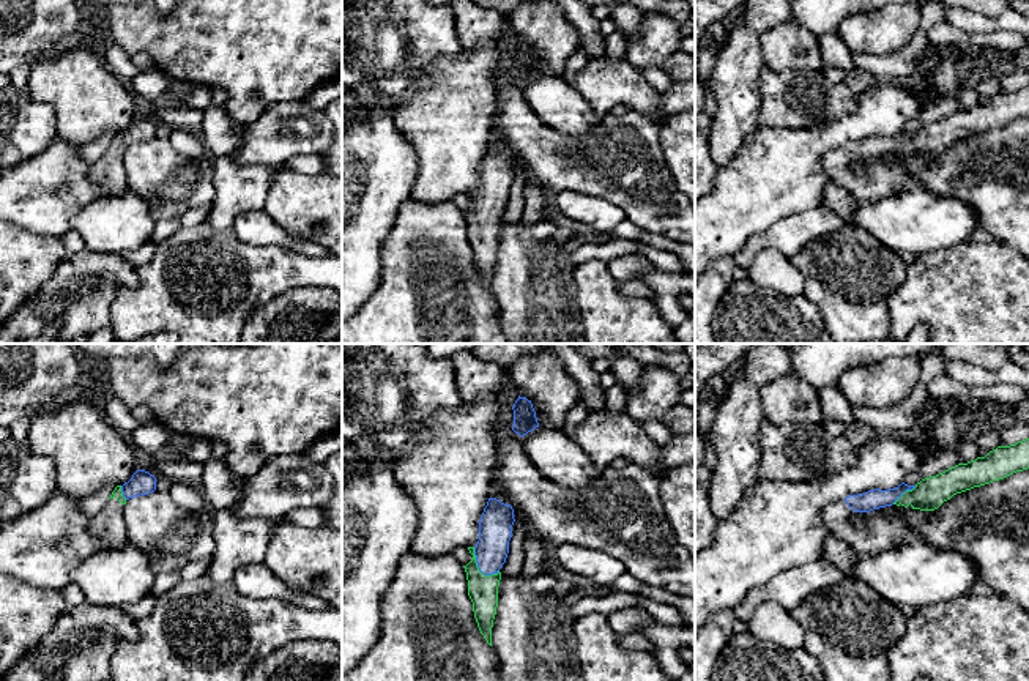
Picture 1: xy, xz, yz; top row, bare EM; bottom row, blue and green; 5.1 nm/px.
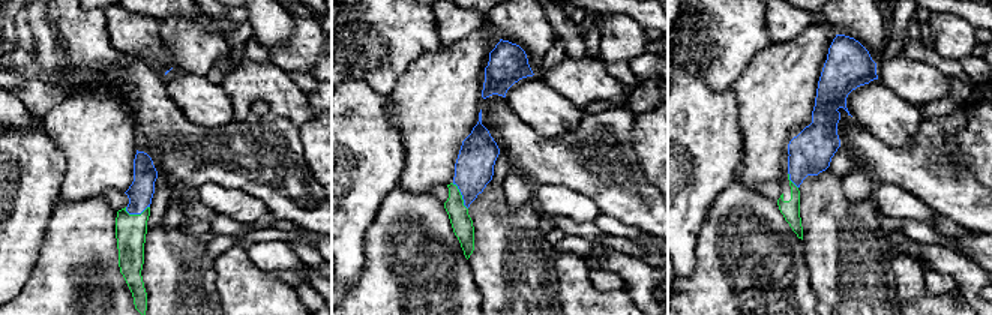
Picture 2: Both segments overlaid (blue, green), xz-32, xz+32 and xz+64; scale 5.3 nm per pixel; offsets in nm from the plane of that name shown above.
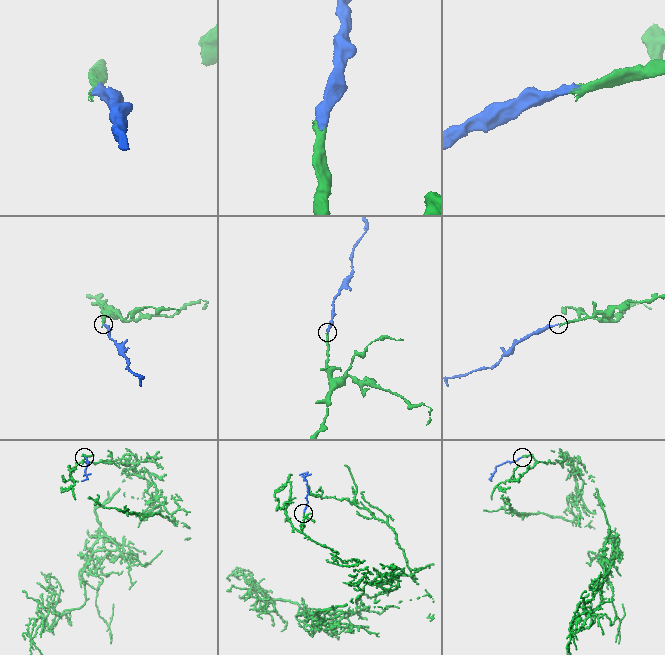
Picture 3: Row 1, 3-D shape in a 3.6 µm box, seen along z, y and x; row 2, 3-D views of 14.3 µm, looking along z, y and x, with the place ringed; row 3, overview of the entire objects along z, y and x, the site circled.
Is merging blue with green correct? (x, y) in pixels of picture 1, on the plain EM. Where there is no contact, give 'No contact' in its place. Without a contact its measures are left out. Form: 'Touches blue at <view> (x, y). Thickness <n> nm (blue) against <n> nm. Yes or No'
Touches blue at xz (478, 213). Thickness 180 nm (blue) against 160 nm. Yes

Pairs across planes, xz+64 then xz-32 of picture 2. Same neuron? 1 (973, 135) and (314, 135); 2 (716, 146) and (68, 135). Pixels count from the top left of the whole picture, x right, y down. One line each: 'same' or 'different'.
1: same
2: different

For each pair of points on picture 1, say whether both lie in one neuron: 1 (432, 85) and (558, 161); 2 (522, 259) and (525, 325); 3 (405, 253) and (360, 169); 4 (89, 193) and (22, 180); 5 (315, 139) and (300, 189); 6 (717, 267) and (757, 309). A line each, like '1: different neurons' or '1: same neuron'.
1: different neurons
2: same neuron
3: different neurons
4: same neuron
5: different neurons
6: different neurons

